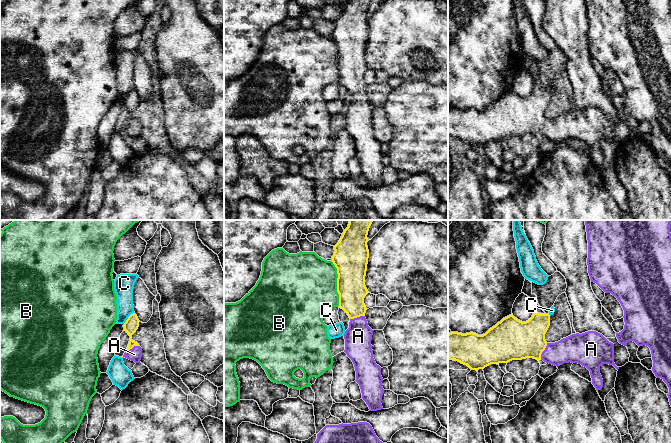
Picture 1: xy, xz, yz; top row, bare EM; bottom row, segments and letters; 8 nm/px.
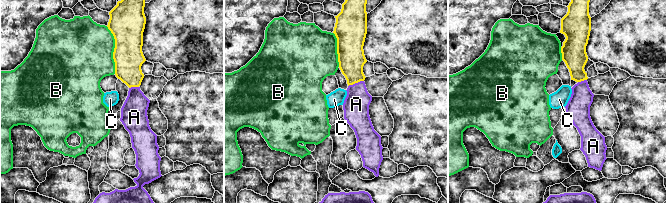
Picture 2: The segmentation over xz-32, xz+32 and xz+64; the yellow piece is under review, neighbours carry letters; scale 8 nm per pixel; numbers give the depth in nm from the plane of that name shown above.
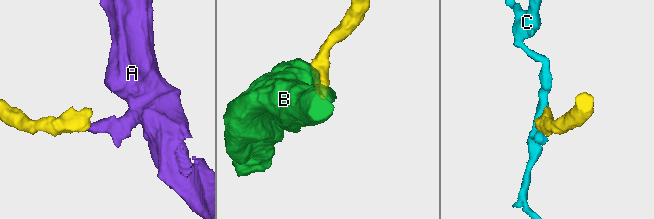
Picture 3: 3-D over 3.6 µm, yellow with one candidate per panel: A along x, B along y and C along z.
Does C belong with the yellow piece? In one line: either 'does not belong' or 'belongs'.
does not belong

